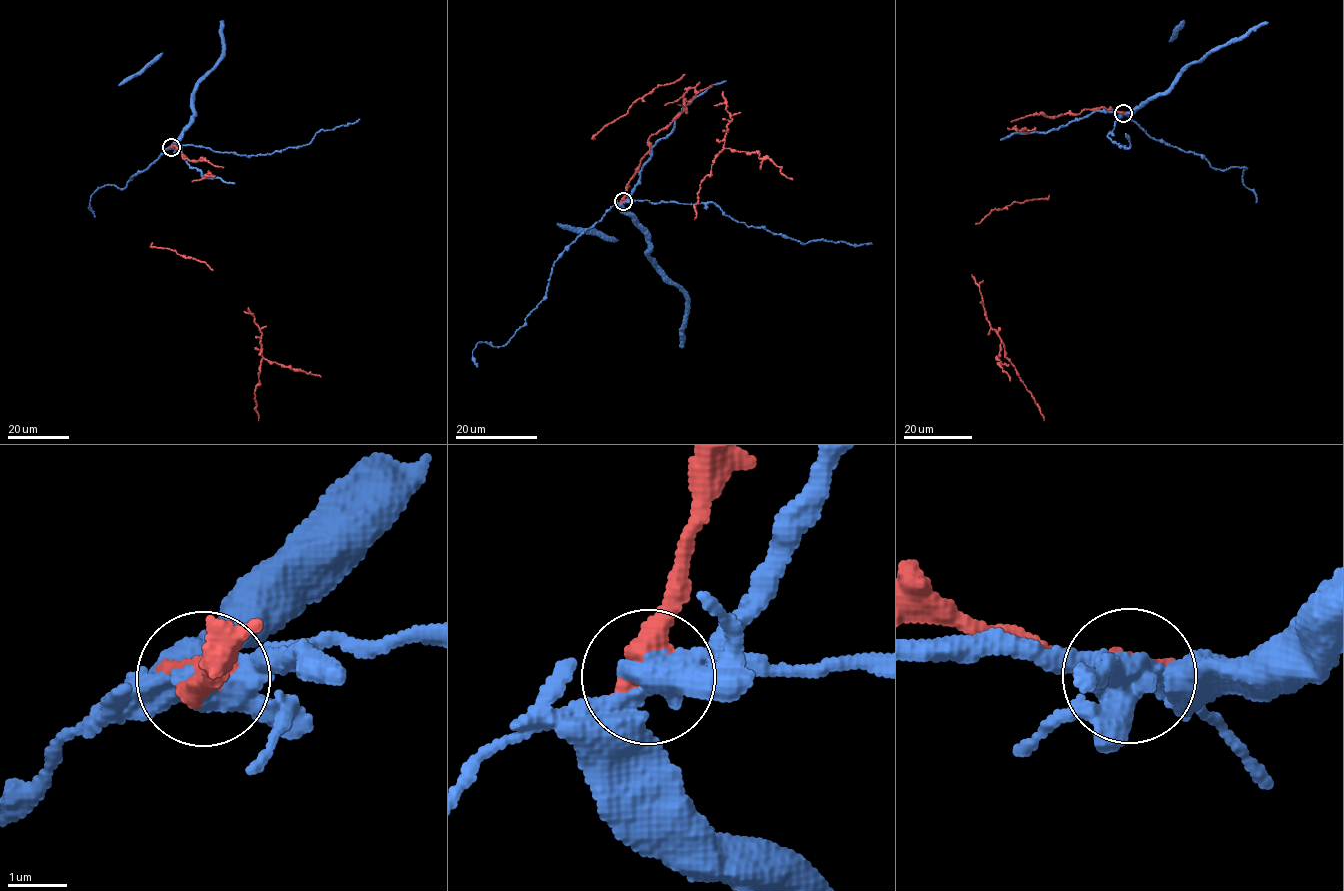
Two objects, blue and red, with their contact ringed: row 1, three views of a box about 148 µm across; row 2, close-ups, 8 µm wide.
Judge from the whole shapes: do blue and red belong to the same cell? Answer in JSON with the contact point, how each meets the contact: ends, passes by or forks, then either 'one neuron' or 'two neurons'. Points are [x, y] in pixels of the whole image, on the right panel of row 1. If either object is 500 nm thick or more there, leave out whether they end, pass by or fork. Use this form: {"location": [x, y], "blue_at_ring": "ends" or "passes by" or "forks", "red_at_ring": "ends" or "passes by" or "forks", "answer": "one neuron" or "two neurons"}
{"location": [1123, 113], "answer": "two neurons"}

